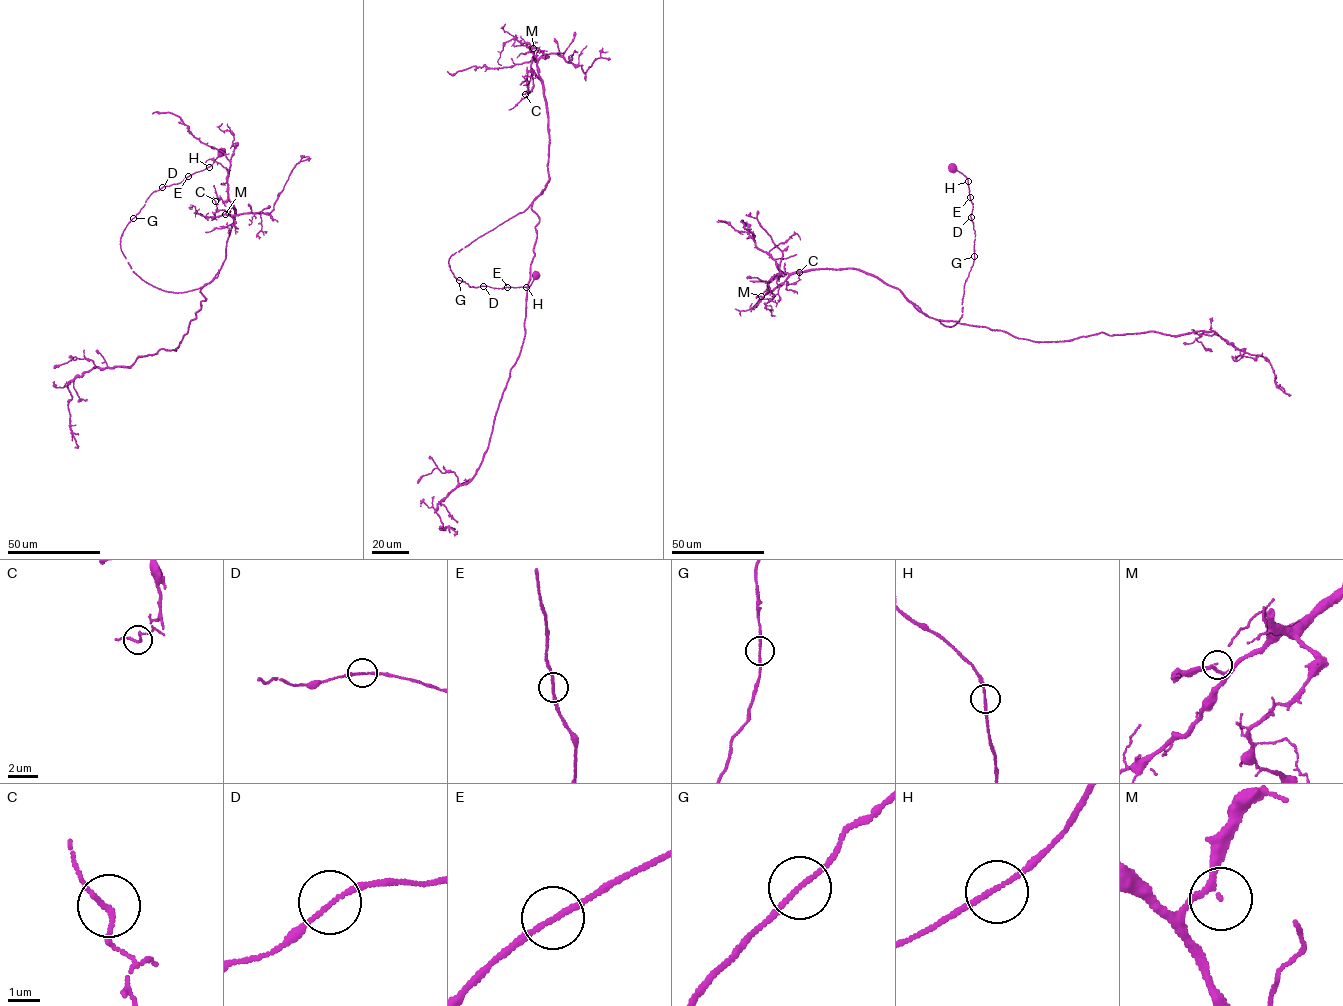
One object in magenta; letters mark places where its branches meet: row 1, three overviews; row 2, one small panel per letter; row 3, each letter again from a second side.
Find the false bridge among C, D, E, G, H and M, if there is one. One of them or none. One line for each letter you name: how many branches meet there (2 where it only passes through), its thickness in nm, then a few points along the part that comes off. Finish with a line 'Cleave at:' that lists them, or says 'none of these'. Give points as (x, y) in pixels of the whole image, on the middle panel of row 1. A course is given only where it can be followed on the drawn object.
Cleave at: none of these

